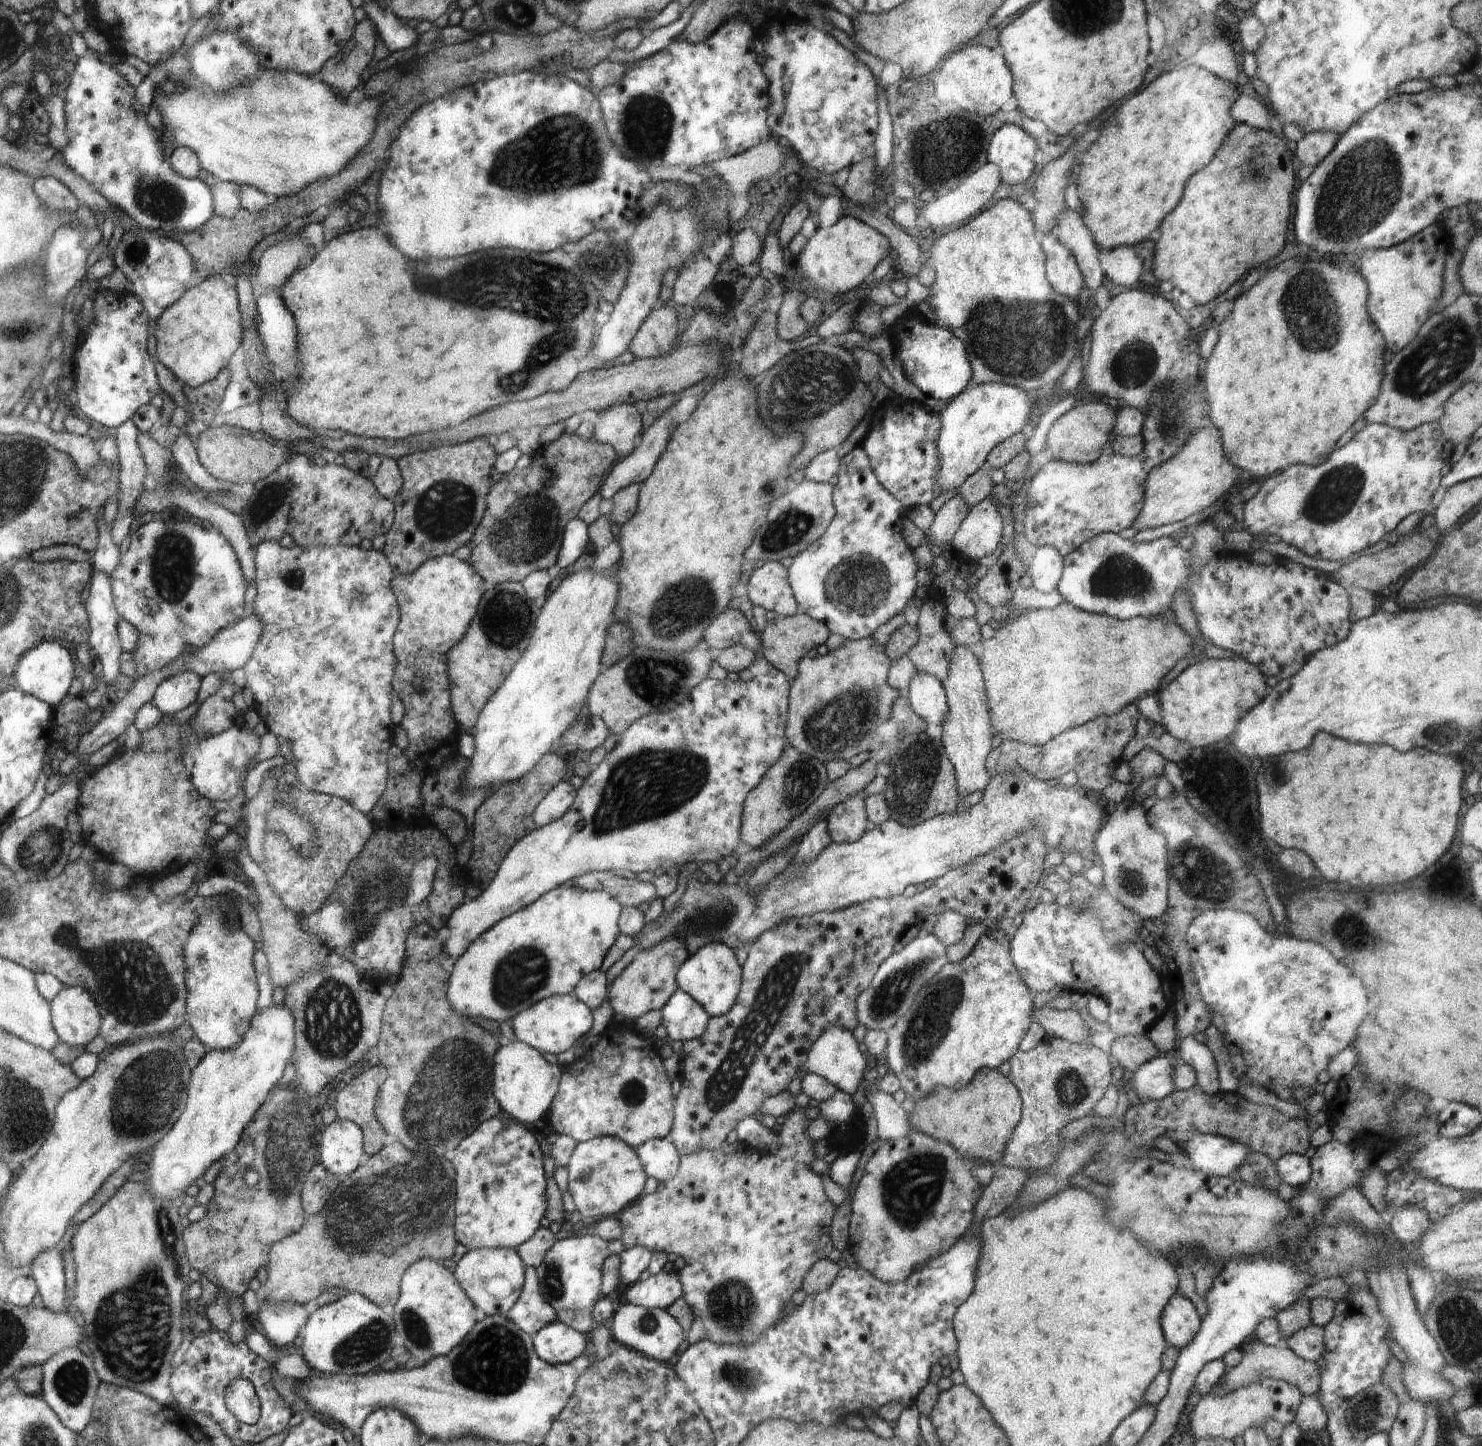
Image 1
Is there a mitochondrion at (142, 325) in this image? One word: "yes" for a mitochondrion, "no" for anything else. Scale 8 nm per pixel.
no

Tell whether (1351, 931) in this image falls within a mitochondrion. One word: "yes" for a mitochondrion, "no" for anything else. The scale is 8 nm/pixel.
yes

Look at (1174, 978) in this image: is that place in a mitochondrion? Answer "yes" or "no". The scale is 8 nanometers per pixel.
no

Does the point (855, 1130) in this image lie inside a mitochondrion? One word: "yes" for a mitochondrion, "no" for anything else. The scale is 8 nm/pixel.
no

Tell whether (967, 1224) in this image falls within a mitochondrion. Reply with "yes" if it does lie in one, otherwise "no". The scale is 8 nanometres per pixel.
no

